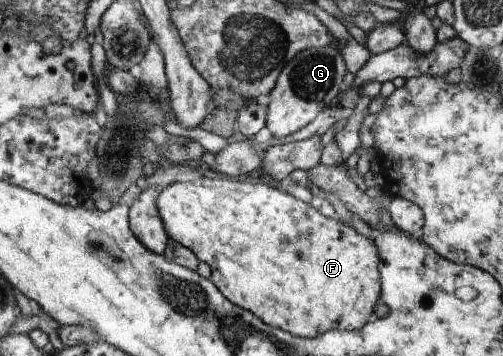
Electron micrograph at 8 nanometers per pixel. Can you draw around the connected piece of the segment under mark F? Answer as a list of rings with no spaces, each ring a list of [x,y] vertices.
[[[200,177],[185,183],[174,183],[169,186],[159,198],[159,211],[167,227],[167,233],[177,244],[187,246],[196,253],[199,260],[207,263],[212,270],[212,280],[222,290],[222,294],[236,302],[236,306],[244,306],[264,320],[266,324],[291,332],[297,337],[316,338],[331,330],[355,331],[362,330],[370,321],[374,320],[374,308],[381,298],[380,249],[376,240],[376,234],[369,236],[356,232],[348,223],[338,218],[330,218],[316,210],[310,203],[303,202],[286,193],[283,188],[270,188],[266,184],[250,184],[238,180],[226,180],[222,178]]]

